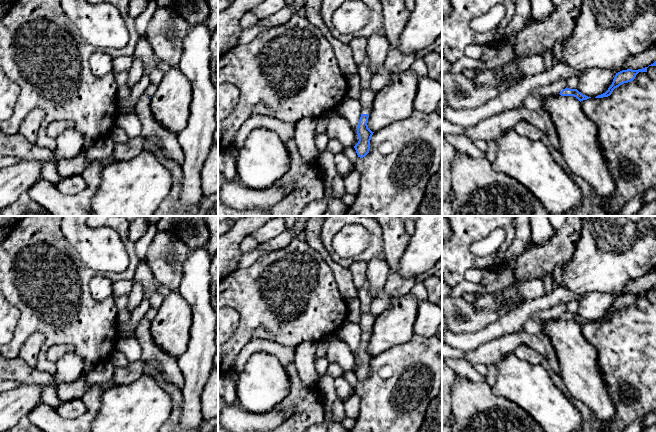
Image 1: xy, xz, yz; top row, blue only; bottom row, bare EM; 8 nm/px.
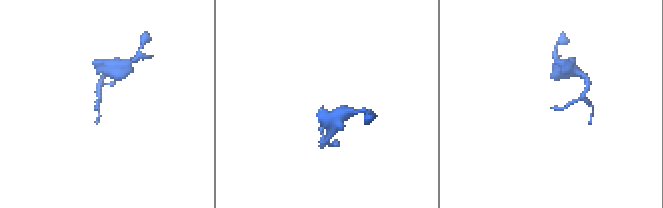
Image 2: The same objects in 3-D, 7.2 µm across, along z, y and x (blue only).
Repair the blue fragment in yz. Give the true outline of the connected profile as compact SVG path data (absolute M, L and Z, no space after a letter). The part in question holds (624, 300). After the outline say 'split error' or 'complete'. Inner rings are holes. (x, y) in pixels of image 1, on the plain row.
M648 291L638 294L627 293L616 297L612 309L608 312L608 314L605 317L596 320L595 322L603 322L610 320L615 312L619 311L624 307L633 305L639 296L647 296L647 292Z; complete

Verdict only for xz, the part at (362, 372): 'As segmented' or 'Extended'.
Extended

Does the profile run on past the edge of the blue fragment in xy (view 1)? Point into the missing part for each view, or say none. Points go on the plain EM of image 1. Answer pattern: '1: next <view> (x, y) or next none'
1: next none

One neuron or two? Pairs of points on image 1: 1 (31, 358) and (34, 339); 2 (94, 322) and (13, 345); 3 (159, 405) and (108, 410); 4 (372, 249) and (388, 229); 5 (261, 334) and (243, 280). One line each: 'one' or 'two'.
1: one
2: one
3: one
4: two
5: two

